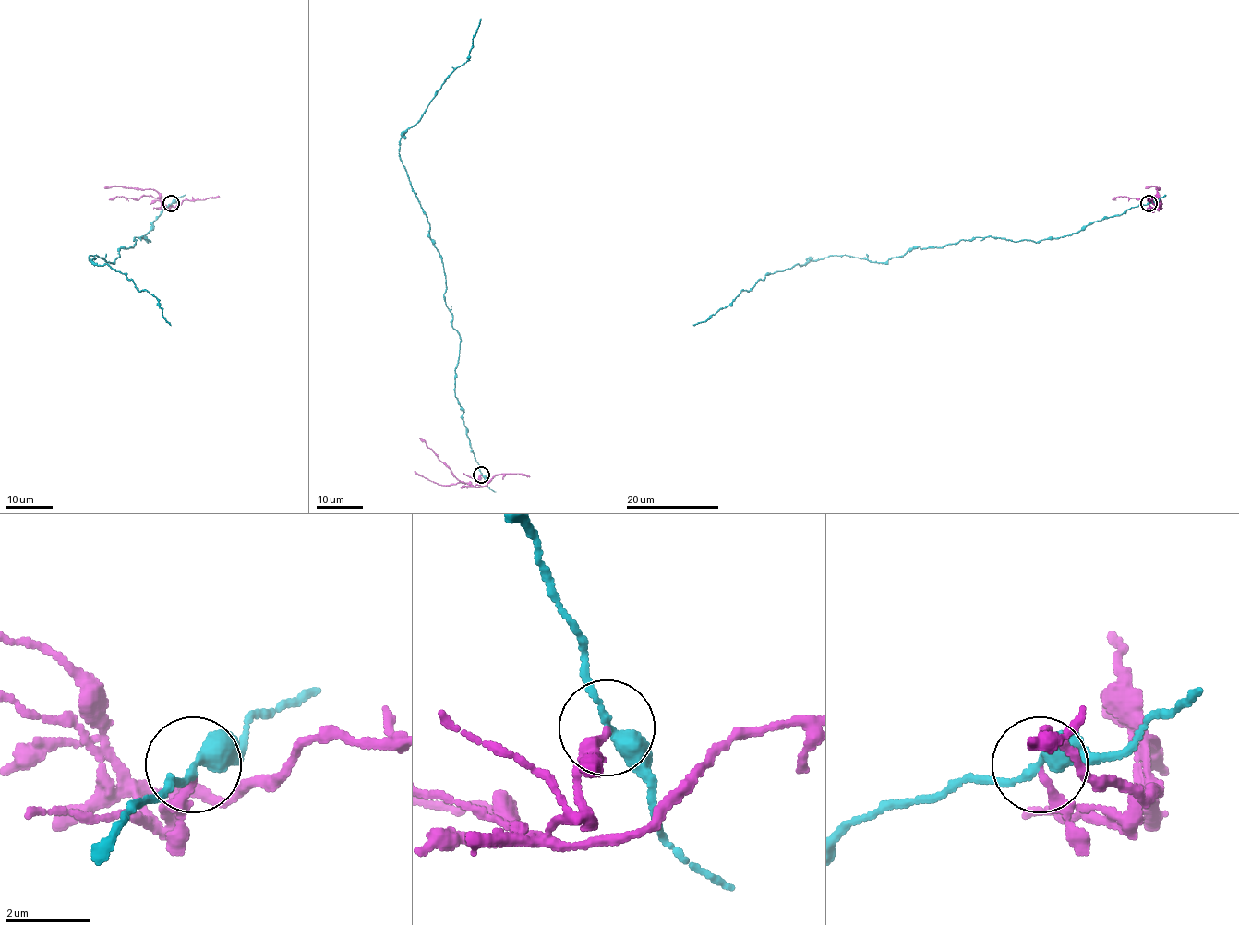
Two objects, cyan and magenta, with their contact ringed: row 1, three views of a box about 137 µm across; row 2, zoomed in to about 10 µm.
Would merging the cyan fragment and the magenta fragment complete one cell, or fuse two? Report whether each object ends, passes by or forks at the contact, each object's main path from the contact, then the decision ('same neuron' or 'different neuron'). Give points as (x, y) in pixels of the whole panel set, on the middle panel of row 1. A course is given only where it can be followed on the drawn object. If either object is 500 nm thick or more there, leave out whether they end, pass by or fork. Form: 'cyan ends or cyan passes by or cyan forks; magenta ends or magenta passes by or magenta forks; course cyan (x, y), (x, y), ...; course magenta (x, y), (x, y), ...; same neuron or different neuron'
cyan passes by; magenta ends; course cyan (482, 474), (455, 395), (461, 338), (443, 296), (442, 257), (398, 150), (401, 137), (468, 59), (480, 18); course magenta (482, 474), (477, 485), (470, 486), (460, 481), (419, 438); different neuron

